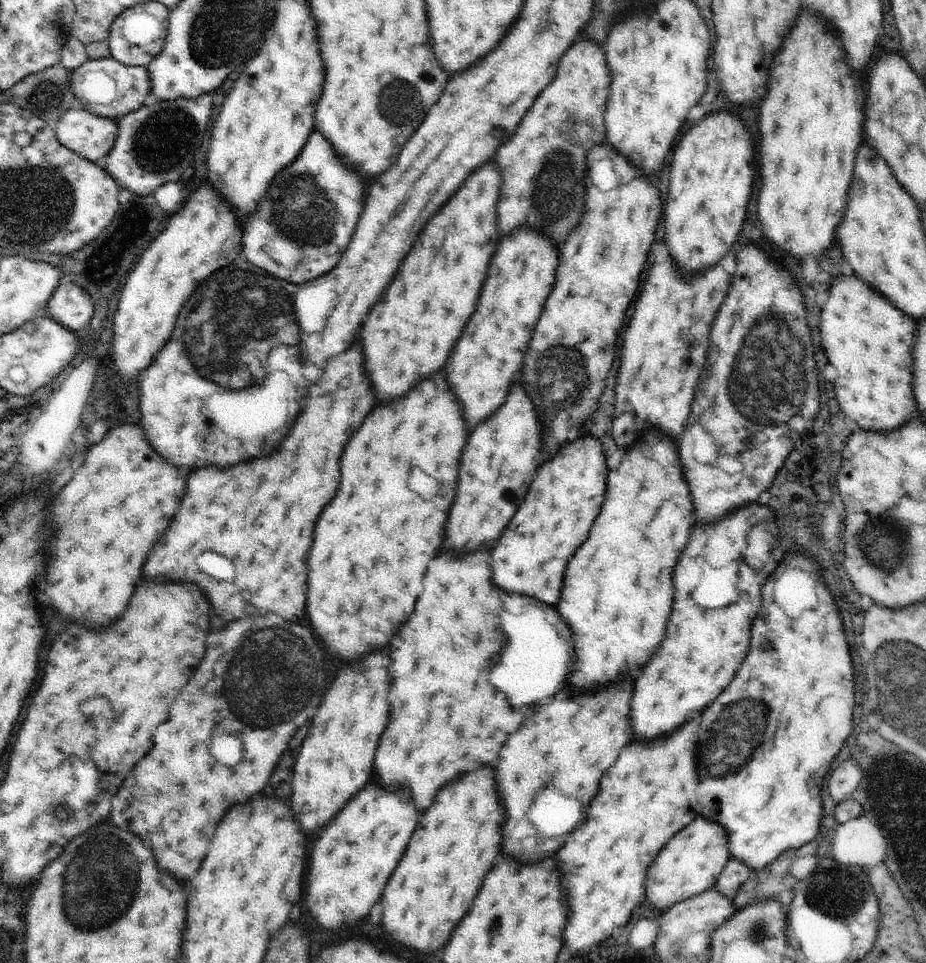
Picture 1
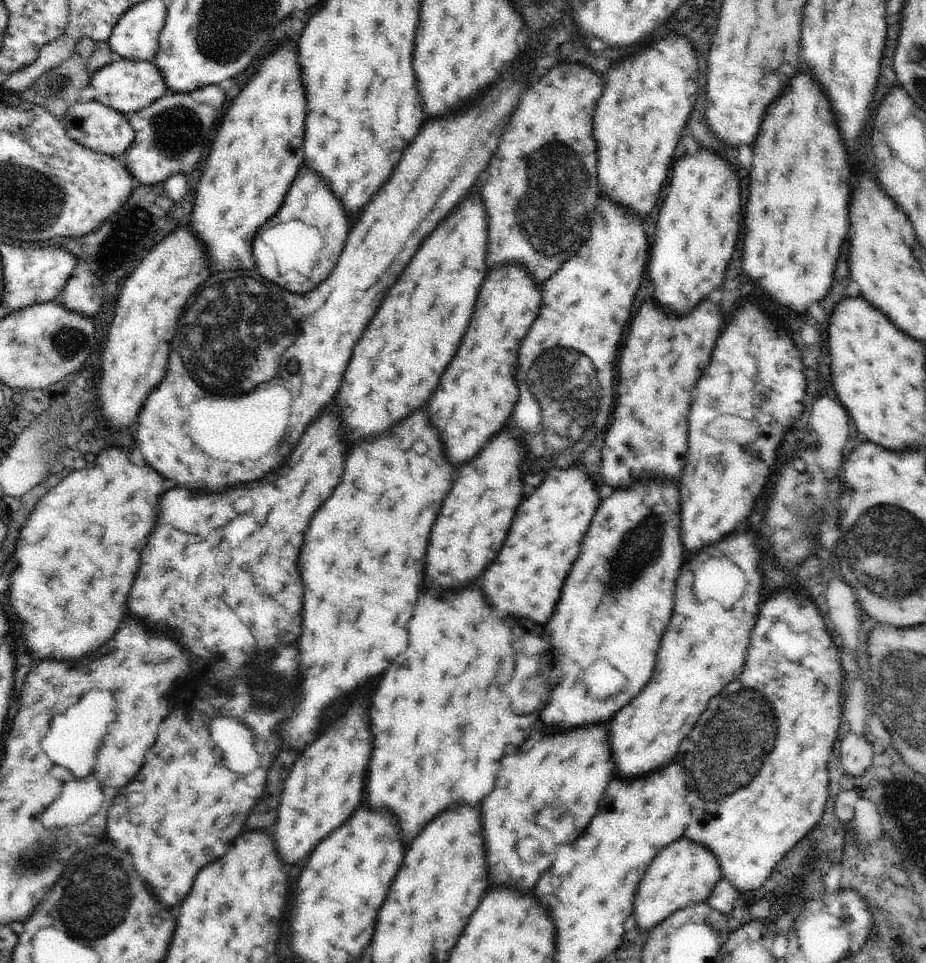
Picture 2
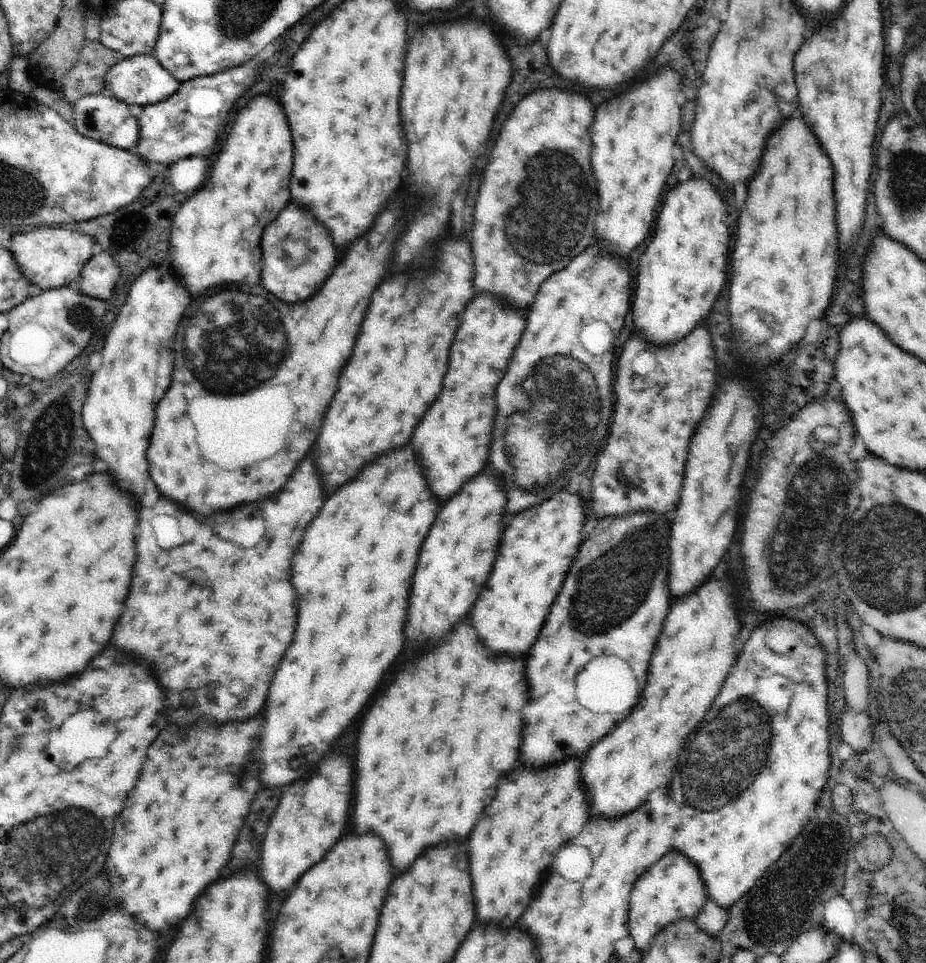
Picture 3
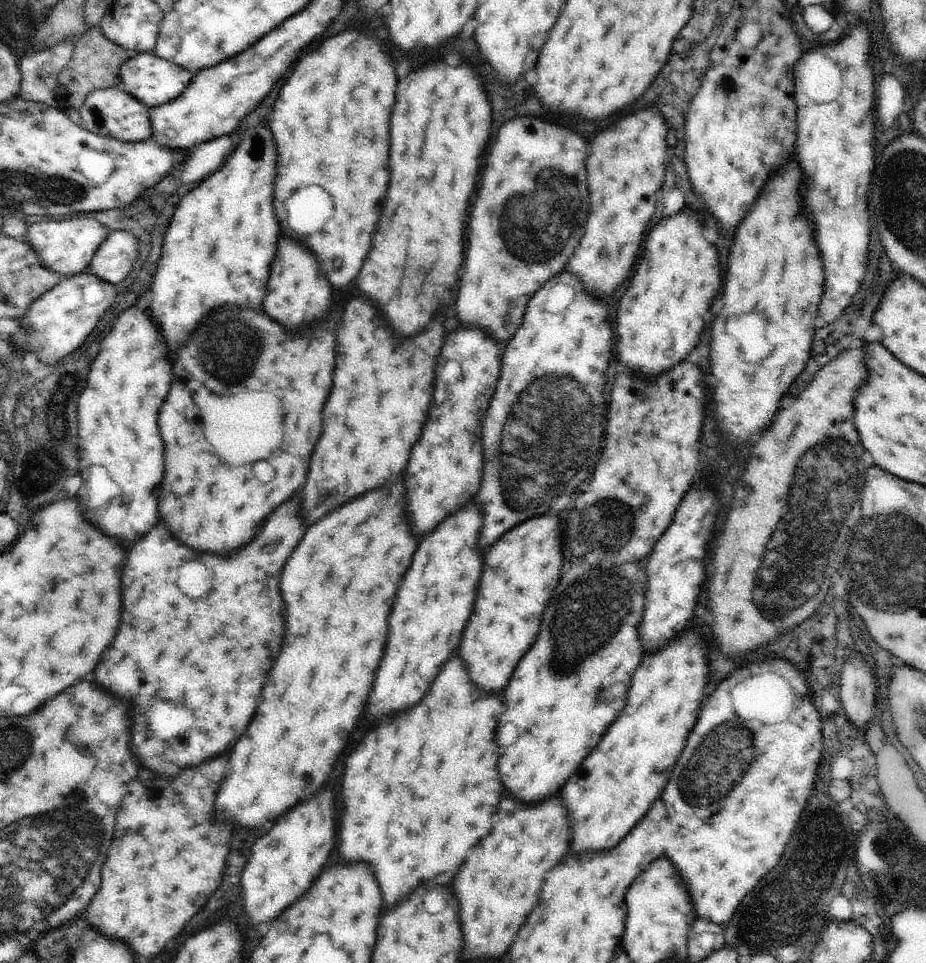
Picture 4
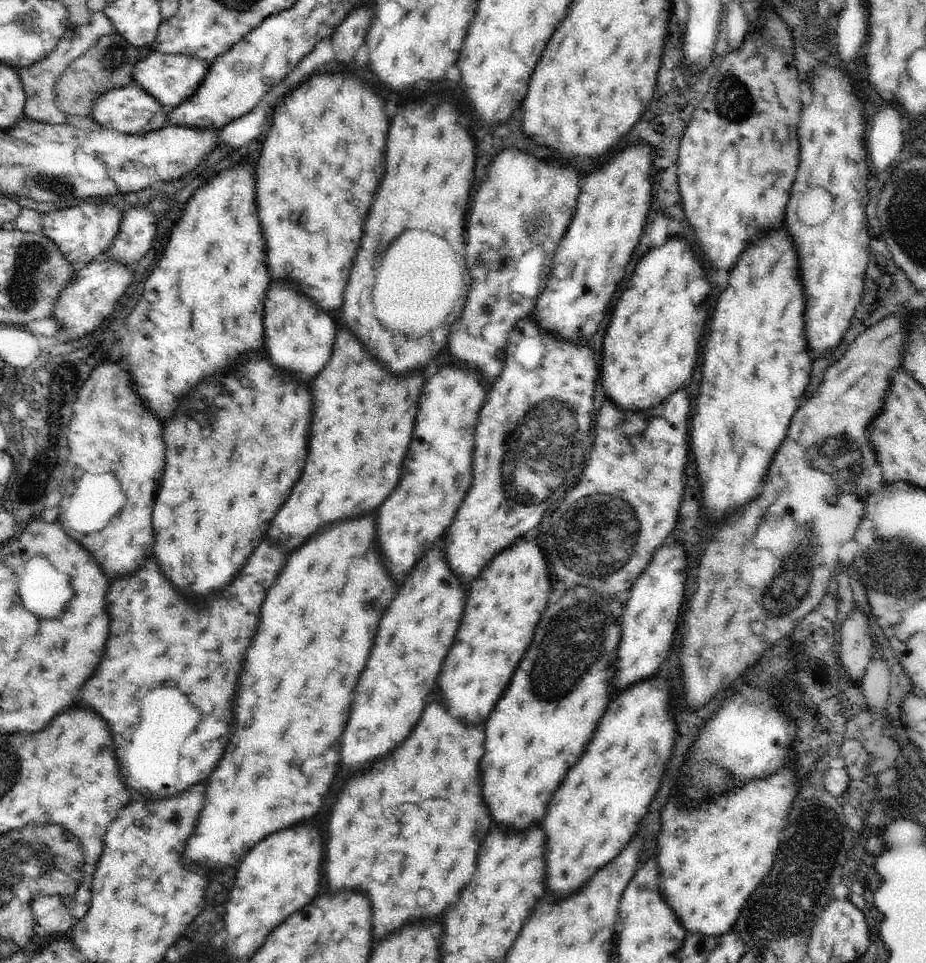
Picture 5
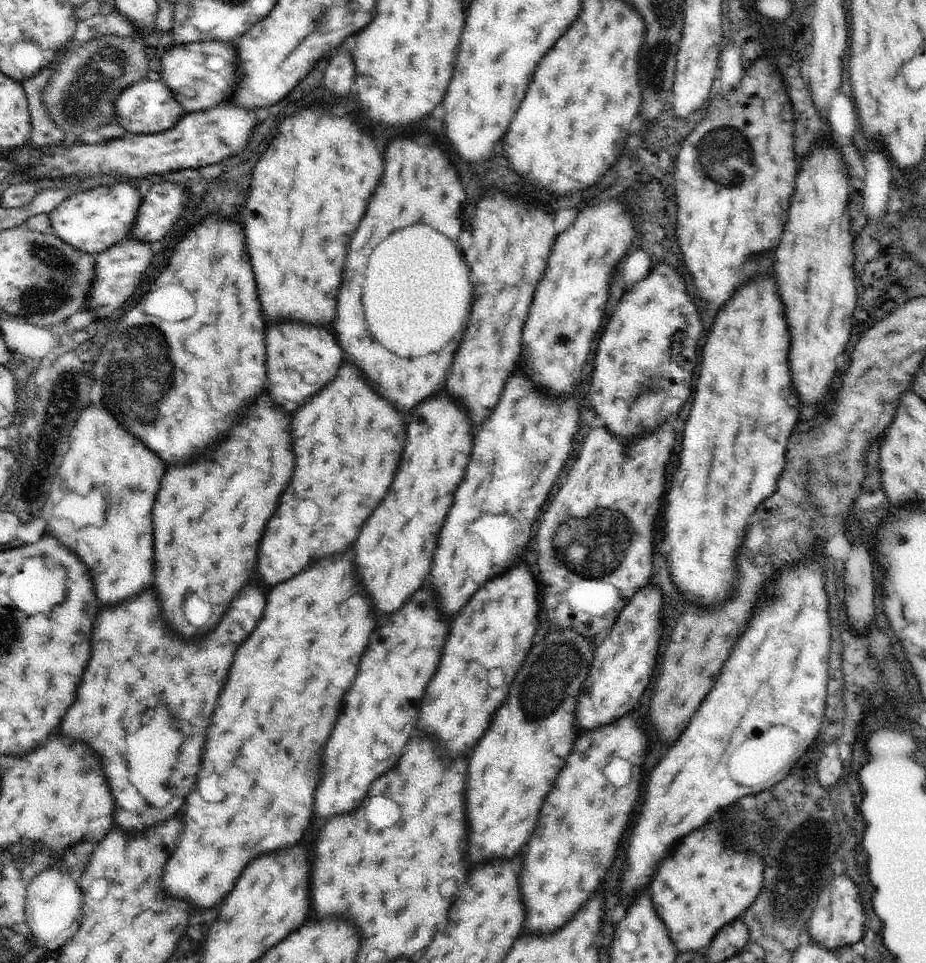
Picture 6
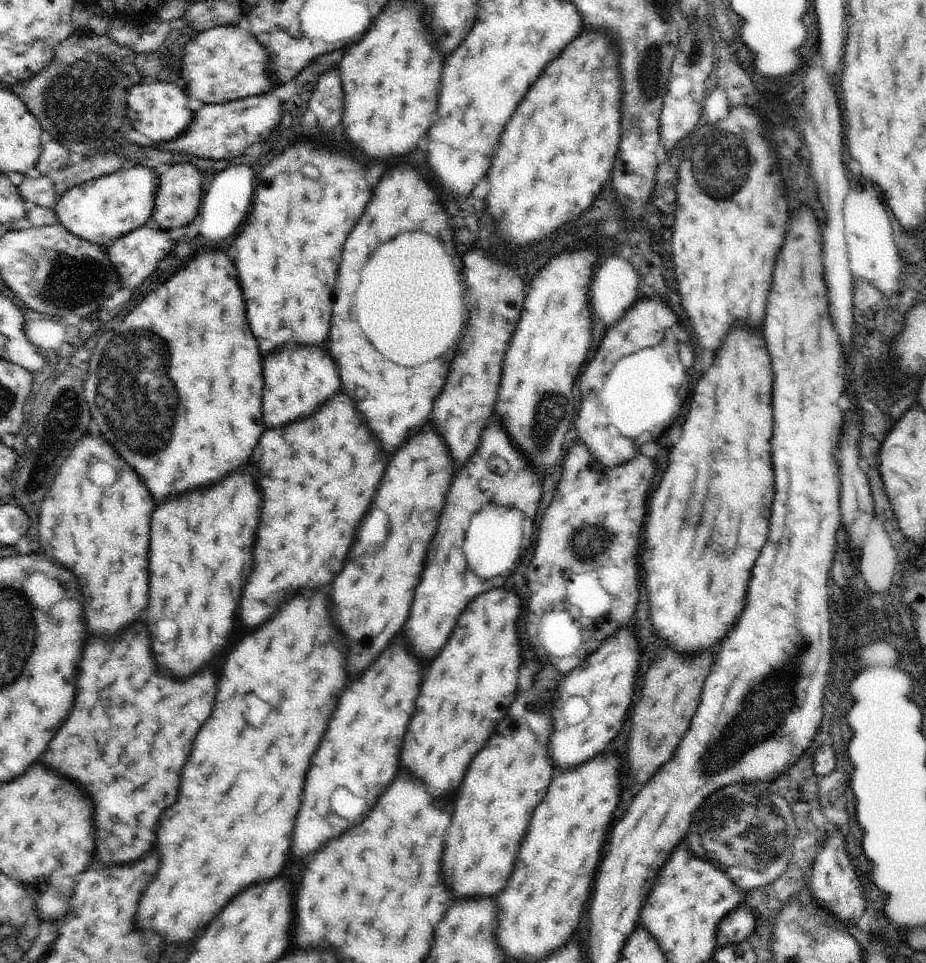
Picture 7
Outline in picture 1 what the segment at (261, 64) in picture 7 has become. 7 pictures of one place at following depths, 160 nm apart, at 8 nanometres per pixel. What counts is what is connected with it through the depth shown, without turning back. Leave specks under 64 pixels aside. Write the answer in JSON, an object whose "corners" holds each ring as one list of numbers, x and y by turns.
{"corners":[[114,58,89,59,71,71,69,86,75,100,81,103,102,104,102,116,116,122,147,104,151,95,151,83,146,67,130,67]]}

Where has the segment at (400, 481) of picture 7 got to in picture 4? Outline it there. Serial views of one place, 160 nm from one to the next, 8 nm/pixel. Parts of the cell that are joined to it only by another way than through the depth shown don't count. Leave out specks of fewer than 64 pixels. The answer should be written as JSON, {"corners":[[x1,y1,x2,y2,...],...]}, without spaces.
{"corners":[[458,326,442,346,436,364,436,386,420,438,412,446,406,466,408,514,414,534,426,534,436,528,452,510,464,506,480,488,484,476,482,420,496,390,504,344,496,342,484,328]]}

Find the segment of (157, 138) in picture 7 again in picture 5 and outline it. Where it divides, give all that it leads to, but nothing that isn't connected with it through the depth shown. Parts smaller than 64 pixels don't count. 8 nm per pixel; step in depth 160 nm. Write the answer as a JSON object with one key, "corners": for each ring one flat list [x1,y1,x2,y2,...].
{"corners":[[132,80,126,86,112,89,96,98,89,115,102,129,112,129,125,135,145,135,168,126,167,111,168,109]]}

